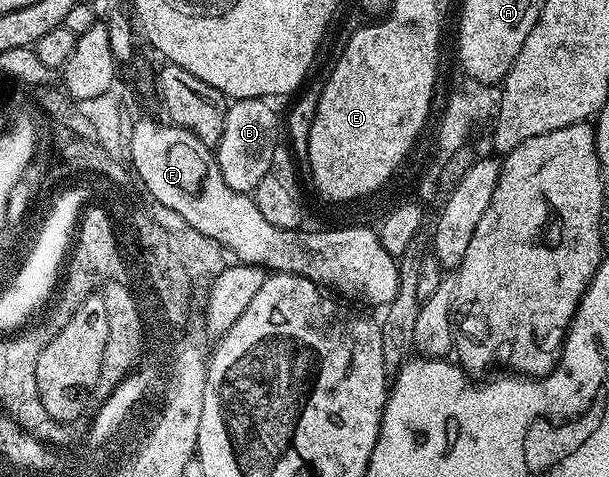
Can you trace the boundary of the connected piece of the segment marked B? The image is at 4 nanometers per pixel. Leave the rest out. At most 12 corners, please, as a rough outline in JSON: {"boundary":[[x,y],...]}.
{"boundary":[[267,99],[232,100],[214,151],[231,190],[252,193],[282,144]]}

